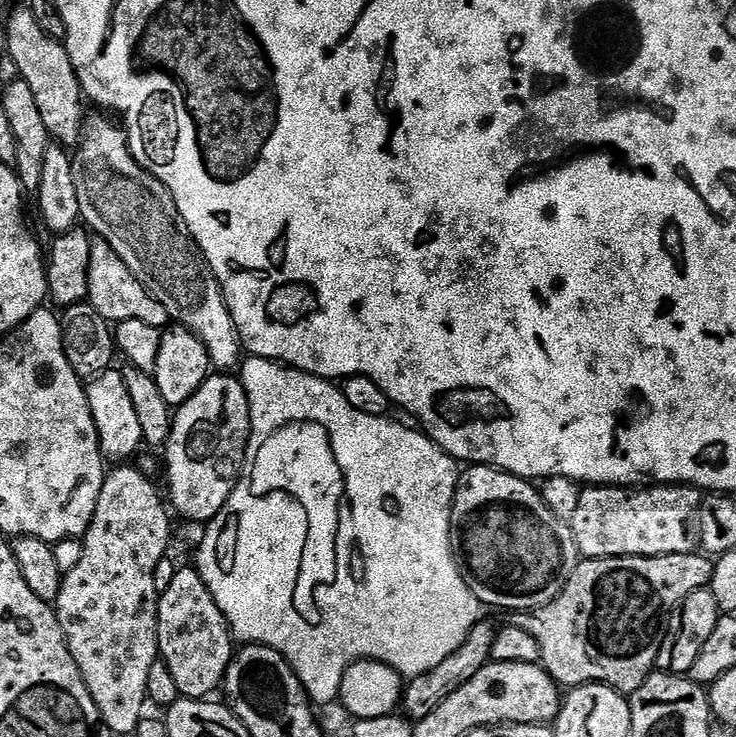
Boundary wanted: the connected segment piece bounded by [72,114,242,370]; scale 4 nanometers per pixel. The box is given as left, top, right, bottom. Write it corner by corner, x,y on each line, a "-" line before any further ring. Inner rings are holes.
85,115
80,142
75,145
72,156
74,190
78,190
81,221
99,239
109,244
114,254
122,258
122,262
126,262
130,274
134,274
140,285
164,307
169,321
183,324
199,338
212,359
213,369
235,369
242,360
240,335
236,333
236,327
230,318
230,310
224,301
220,283
216,281
199,246
193,242
192,236
180,221
174,198
166,190
166,186
154,179
147,168
130,154
123,127
116,125
115,128
108,121
111,119
107,115
96,115
100,116

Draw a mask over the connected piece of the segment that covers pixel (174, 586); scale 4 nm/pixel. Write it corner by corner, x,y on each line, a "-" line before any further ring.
177,567
170,586
160,593
156,629
160,656
166,666
170,666
170,674
174,674
181,697
189,700
211,697
211,692
223,685
224,675
228,672
228,664
234,655
234,637
228,620
222,610
218,610
218,602
214,602
206,582
195,567

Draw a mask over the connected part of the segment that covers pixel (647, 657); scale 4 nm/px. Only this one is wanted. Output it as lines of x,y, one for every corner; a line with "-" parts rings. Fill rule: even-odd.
696,550
669,556
581,559
564,589
549,604
513,611
510,624
518,630
526,630
526,634
538,642
540,664
557,685
564,687
565,684
565,689
571,690
583,684
605,684
621,694
631,694
656,668
662,629
669,615
691,592
711,585
713,567
713,561

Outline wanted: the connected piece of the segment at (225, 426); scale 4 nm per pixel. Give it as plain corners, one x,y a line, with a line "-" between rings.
232,374
209,375
200,389
185,404
175,409
172,417
172,433
163,455
165,454
164,460
168,463
166,496
174,512
176,507
176,512
182,519
193,520
199,526
204,526
223,510
234,486
240,481
240,471
244,468
251,433
250,406
243,384

